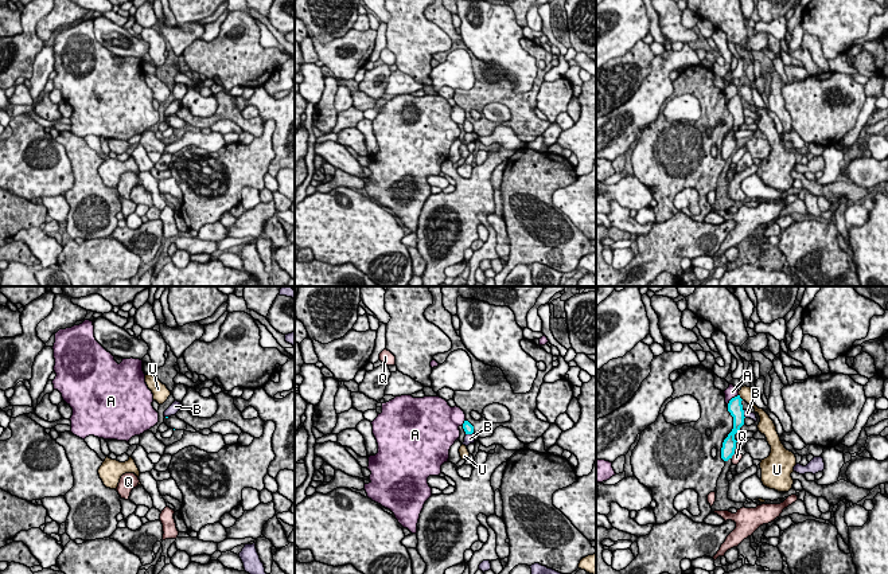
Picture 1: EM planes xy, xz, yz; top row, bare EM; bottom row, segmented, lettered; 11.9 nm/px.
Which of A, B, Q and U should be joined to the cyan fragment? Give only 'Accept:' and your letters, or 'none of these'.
Accept: none of these

